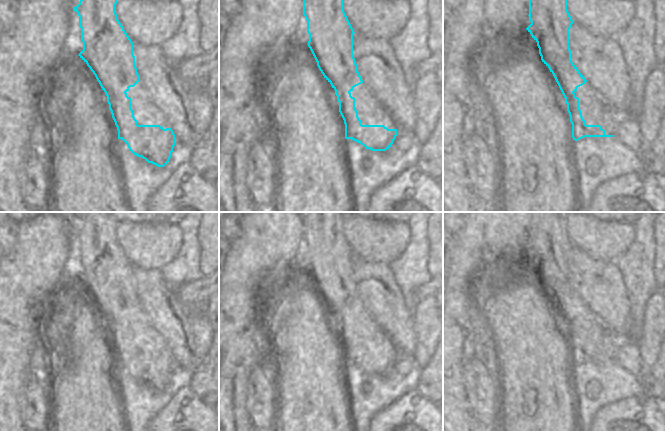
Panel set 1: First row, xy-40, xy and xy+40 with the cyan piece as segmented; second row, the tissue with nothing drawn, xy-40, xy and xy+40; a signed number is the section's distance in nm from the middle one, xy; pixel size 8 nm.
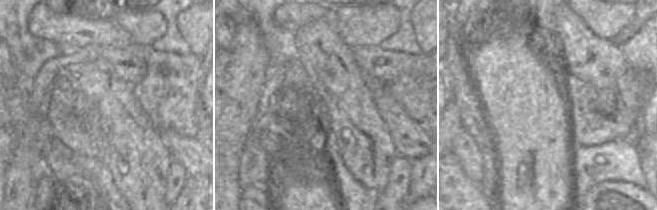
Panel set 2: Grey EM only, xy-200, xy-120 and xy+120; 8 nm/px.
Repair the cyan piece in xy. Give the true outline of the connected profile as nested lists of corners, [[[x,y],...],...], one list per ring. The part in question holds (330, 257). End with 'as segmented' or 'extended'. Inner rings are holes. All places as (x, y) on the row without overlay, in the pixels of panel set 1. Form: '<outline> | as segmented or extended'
[[[301,212],[303,239],[307,244],[309,258],[308,271],[324,302],[335,314],[339,336],[345,348],[345,363],[352,363],[372,375],[386,375],[393,368],[397,353],[388,353],[384,349],[362,349],[355,332],[355,322],[350,317],[354,311],[362,308],[363,304],[353,280],[355,256],[343,234],[343,214],[343,212]]] | as segmented

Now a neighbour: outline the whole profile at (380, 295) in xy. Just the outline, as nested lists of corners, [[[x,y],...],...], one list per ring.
[[[354,257],[353,280],[363,307],[387,334],[397,355],[413,355],[417,338],[413,318],[389,265]]]

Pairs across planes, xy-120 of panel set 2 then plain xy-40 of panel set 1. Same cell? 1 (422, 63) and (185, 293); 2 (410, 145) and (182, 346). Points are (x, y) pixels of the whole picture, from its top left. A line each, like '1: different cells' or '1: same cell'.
1: same cell
2: same cell

